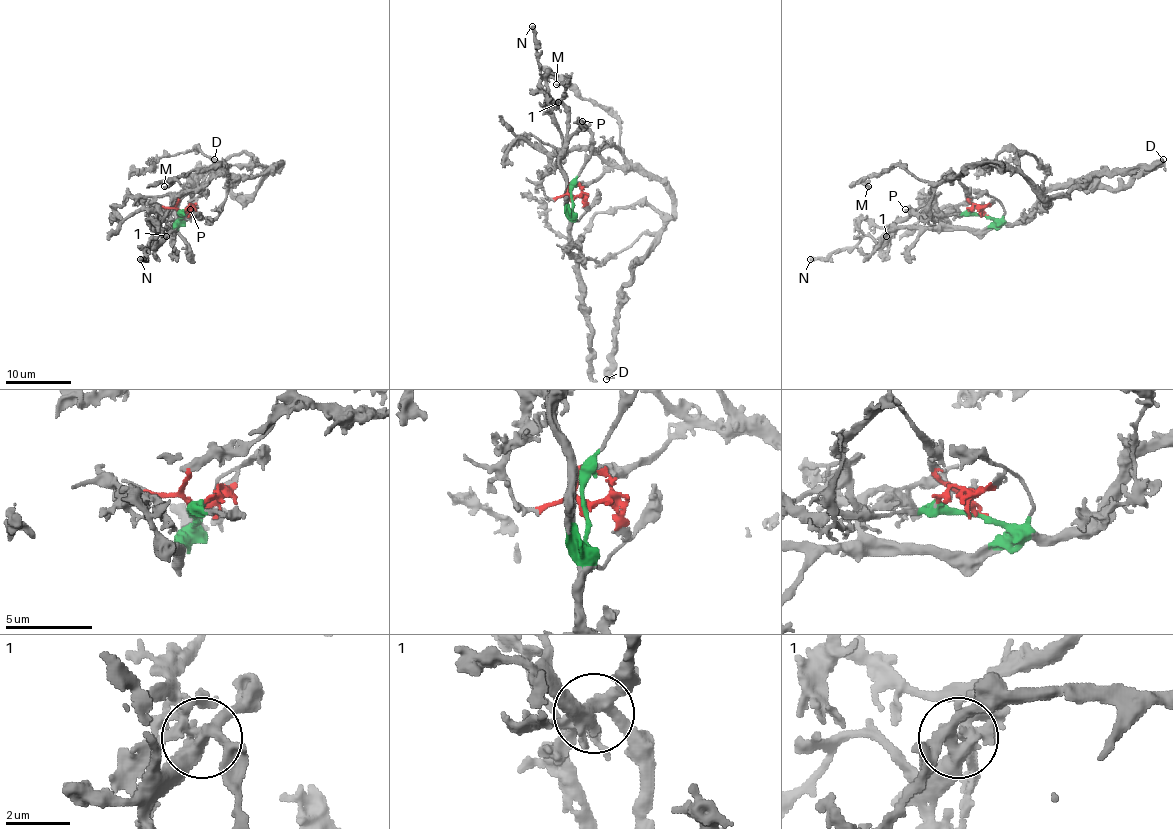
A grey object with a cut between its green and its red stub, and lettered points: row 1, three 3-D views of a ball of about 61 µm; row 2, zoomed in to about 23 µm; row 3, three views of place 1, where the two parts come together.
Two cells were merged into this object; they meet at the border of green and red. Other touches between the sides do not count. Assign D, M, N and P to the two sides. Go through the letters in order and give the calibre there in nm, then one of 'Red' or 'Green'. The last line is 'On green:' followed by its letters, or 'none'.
D: Thickness 420 nm. Red
M: Thickness 220 nm. Red
N: Thickness 320 nm. Green
P: Thickness 240 nm. Green
On green: N, P

